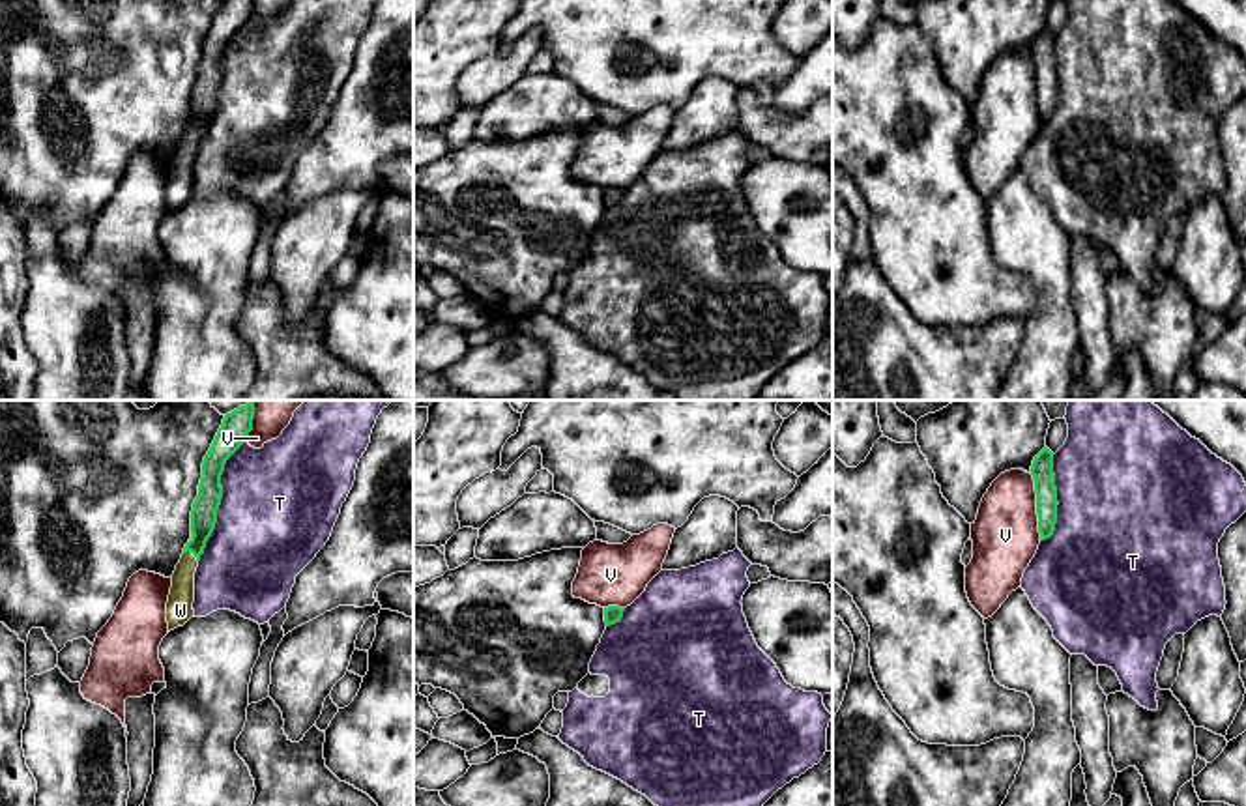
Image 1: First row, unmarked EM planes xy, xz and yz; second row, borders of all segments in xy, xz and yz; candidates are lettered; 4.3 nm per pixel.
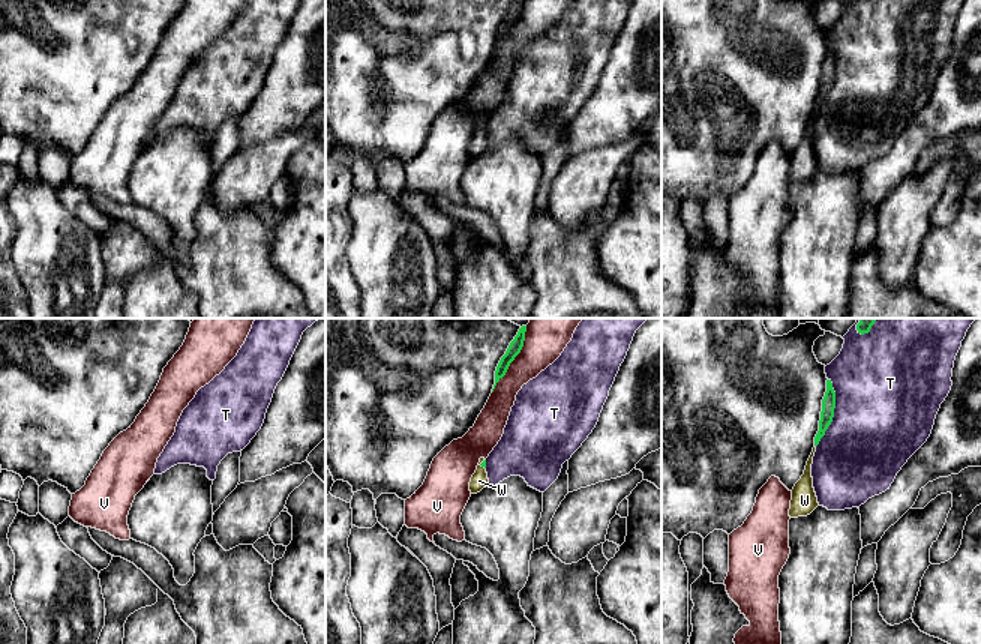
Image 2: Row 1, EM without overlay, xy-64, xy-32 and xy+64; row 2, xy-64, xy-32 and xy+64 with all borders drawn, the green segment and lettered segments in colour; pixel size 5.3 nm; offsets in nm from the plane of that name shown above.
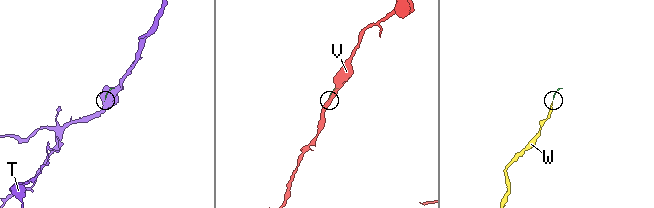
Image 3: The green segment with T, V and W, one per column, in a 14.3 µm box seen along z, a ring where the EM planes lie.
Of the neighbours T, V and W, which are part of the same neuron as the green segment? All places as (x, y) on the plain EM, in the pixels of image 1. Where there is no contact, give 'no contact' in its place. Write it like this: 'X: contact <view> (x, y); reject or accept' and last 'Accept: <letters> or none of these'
T: contact xy (219, 83); reject
V: contact yz (1037, 86); reject
W: contact xy (191, 133); accept
Accept: W

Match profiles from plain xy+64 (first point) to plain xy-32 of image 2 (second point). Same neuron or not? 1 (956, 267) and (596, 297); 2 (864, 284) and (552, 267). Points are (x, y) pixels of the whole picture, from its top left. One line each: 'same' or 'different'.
1: different
2: same

